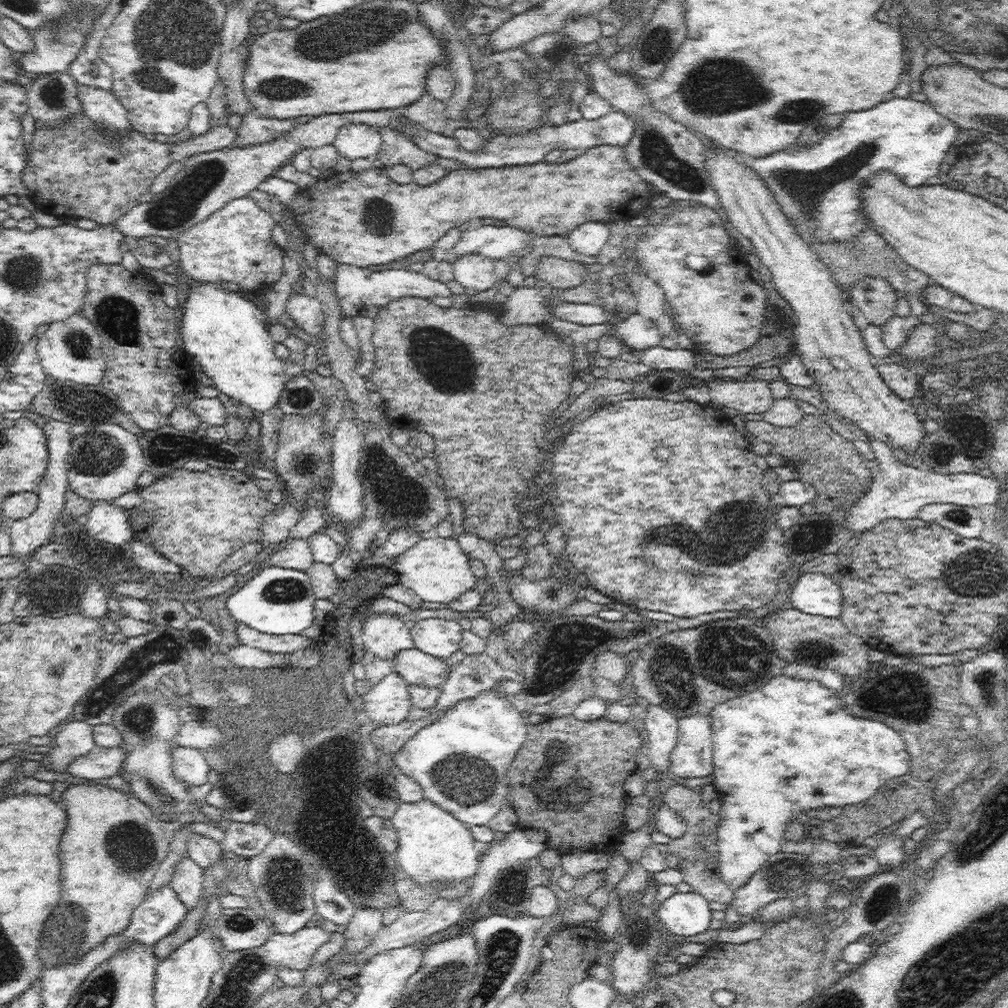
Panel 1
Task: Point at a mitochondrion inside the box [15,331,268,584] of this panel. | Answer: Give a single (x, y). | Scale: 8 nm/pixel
(99, 456)

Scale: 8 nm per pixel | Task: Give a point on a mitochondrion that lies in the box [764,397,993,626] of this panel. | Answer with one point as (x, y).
(959, 517)

